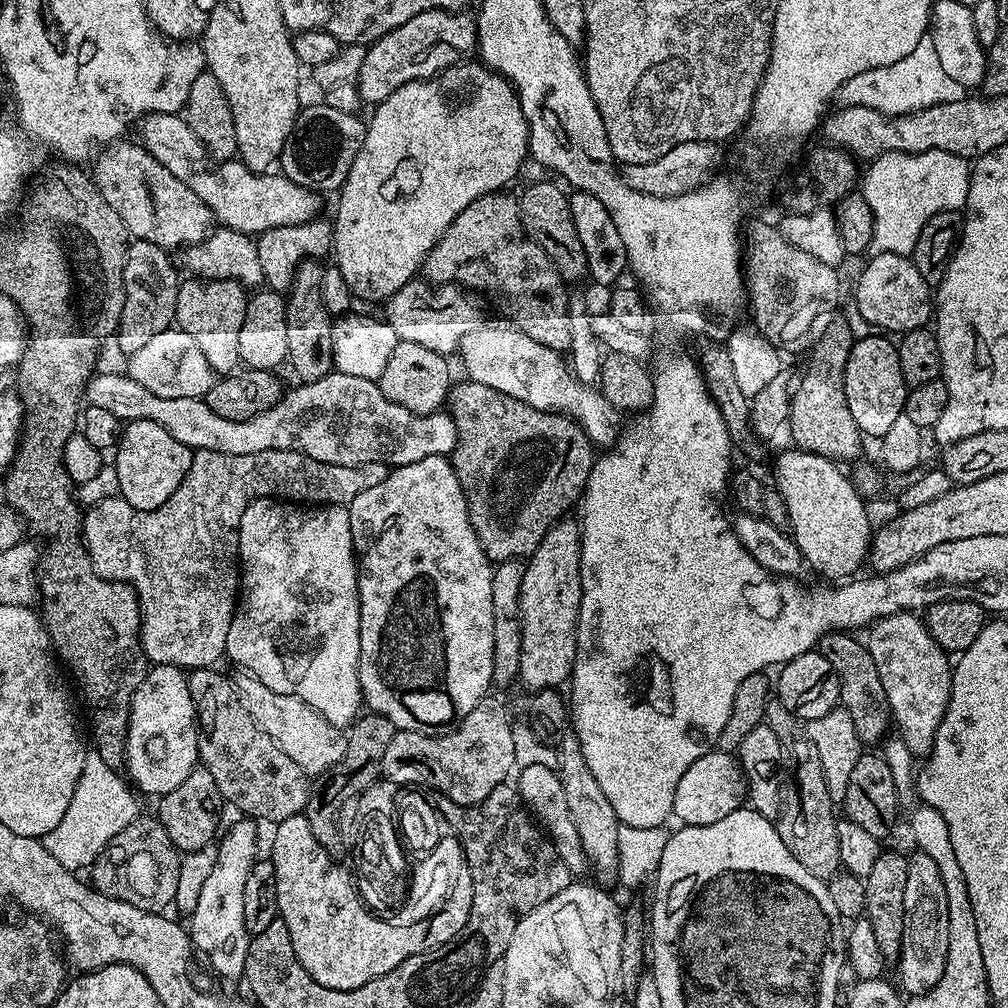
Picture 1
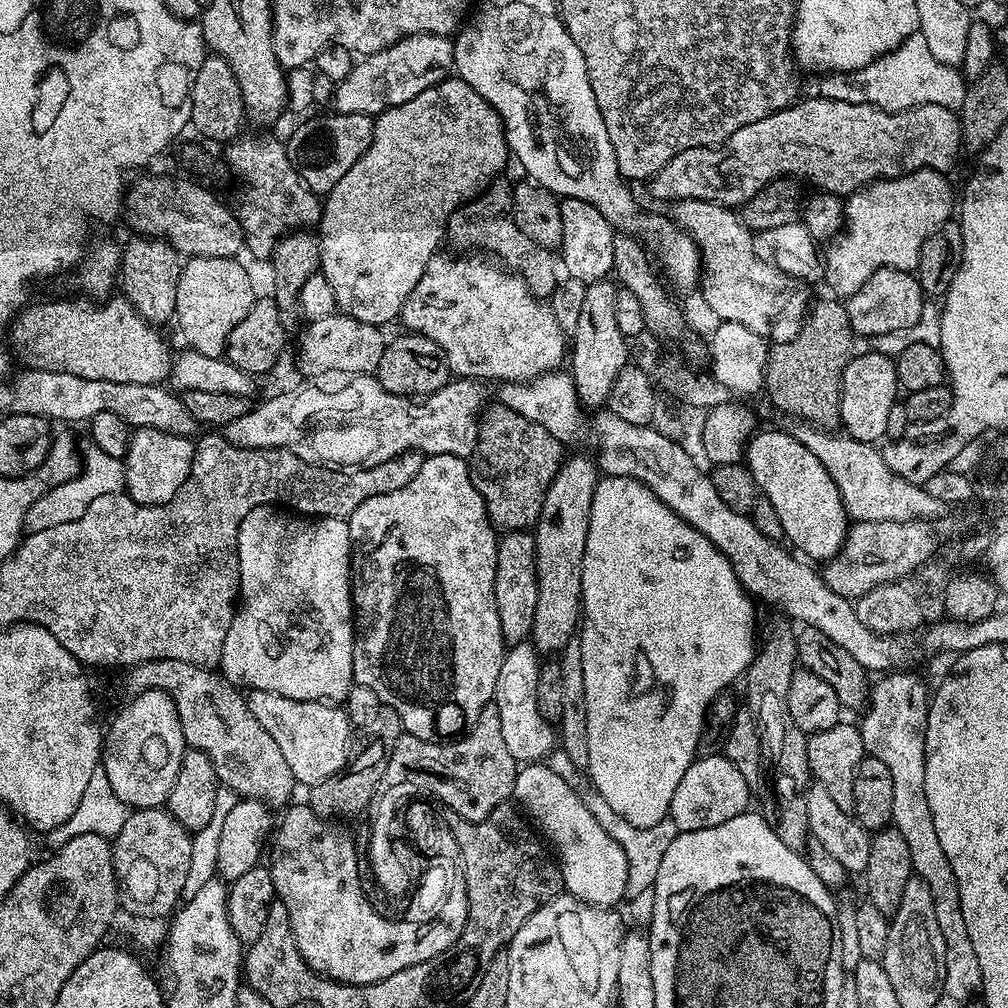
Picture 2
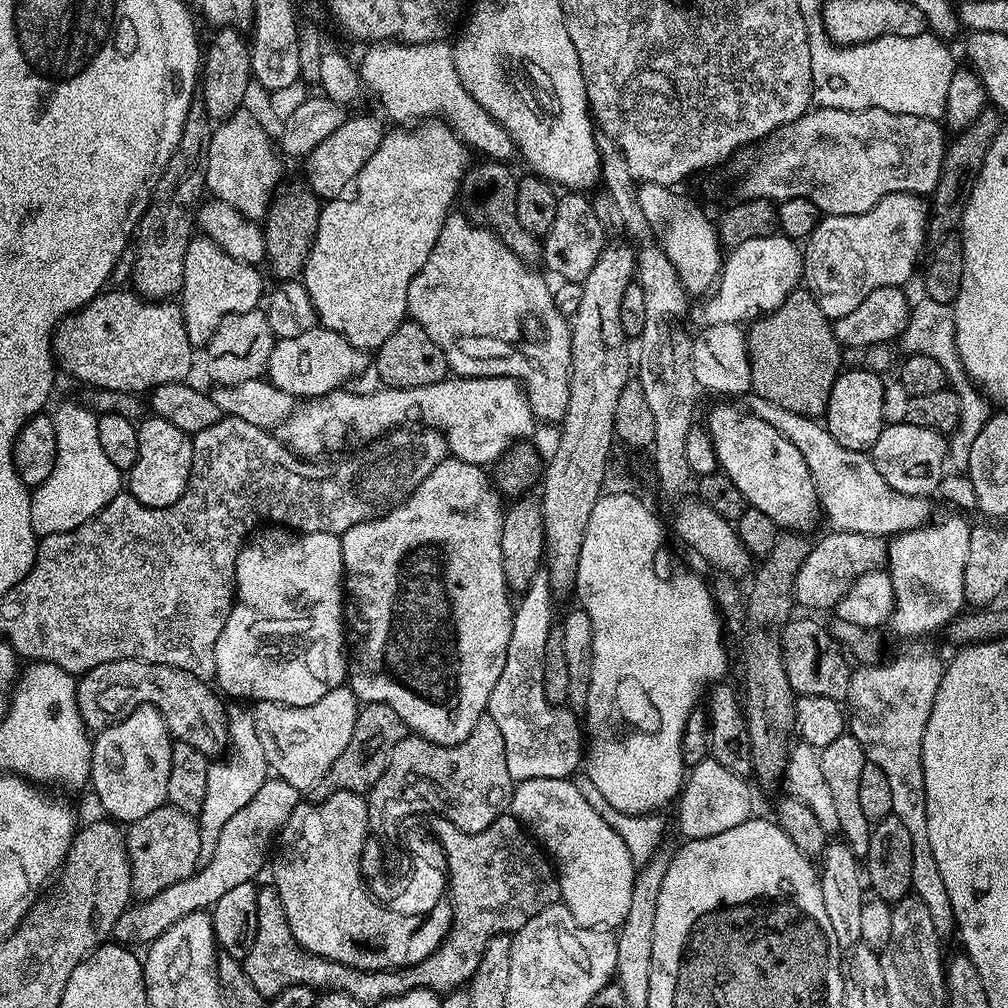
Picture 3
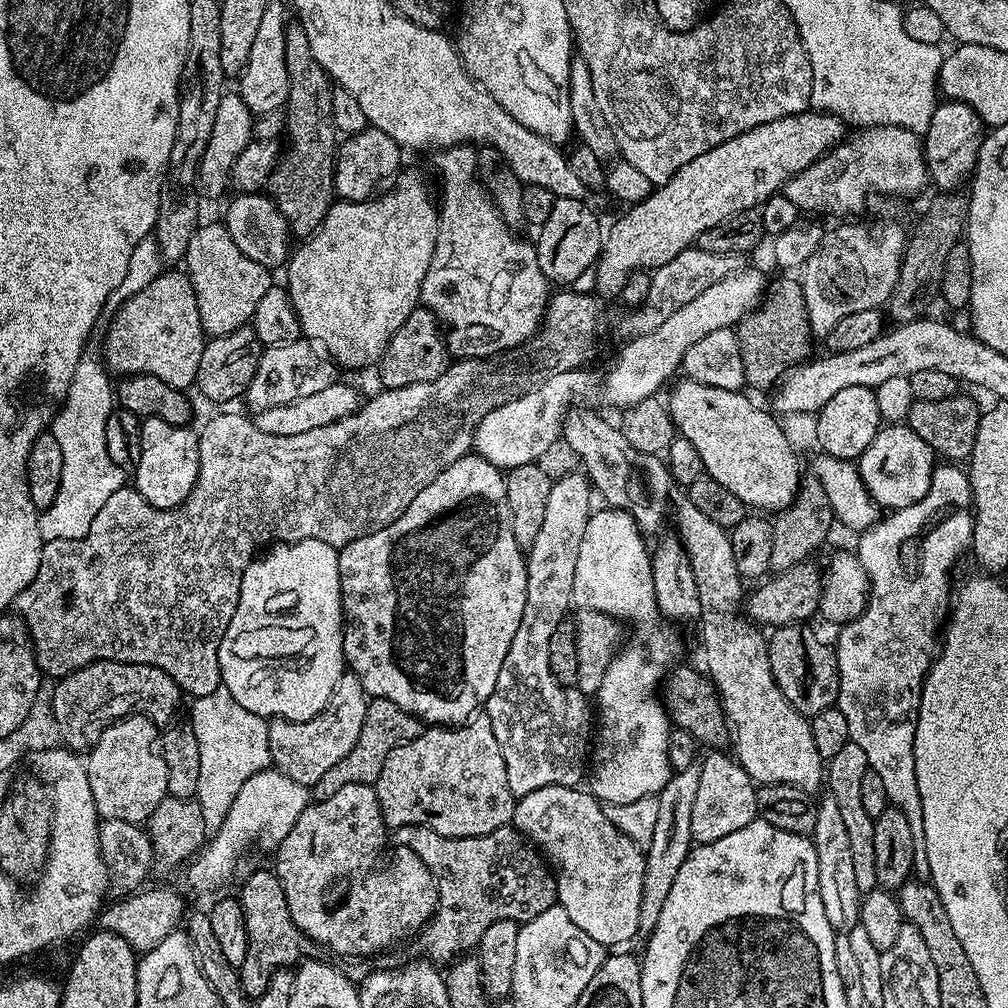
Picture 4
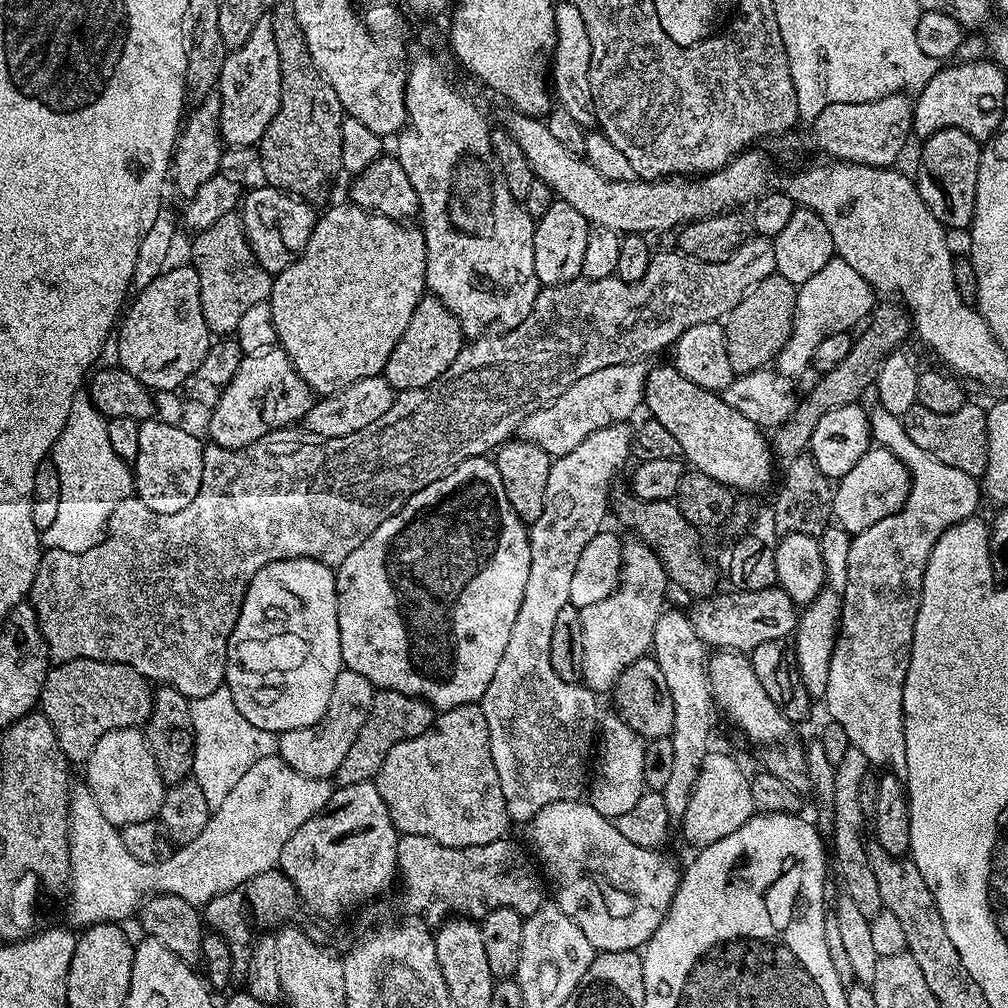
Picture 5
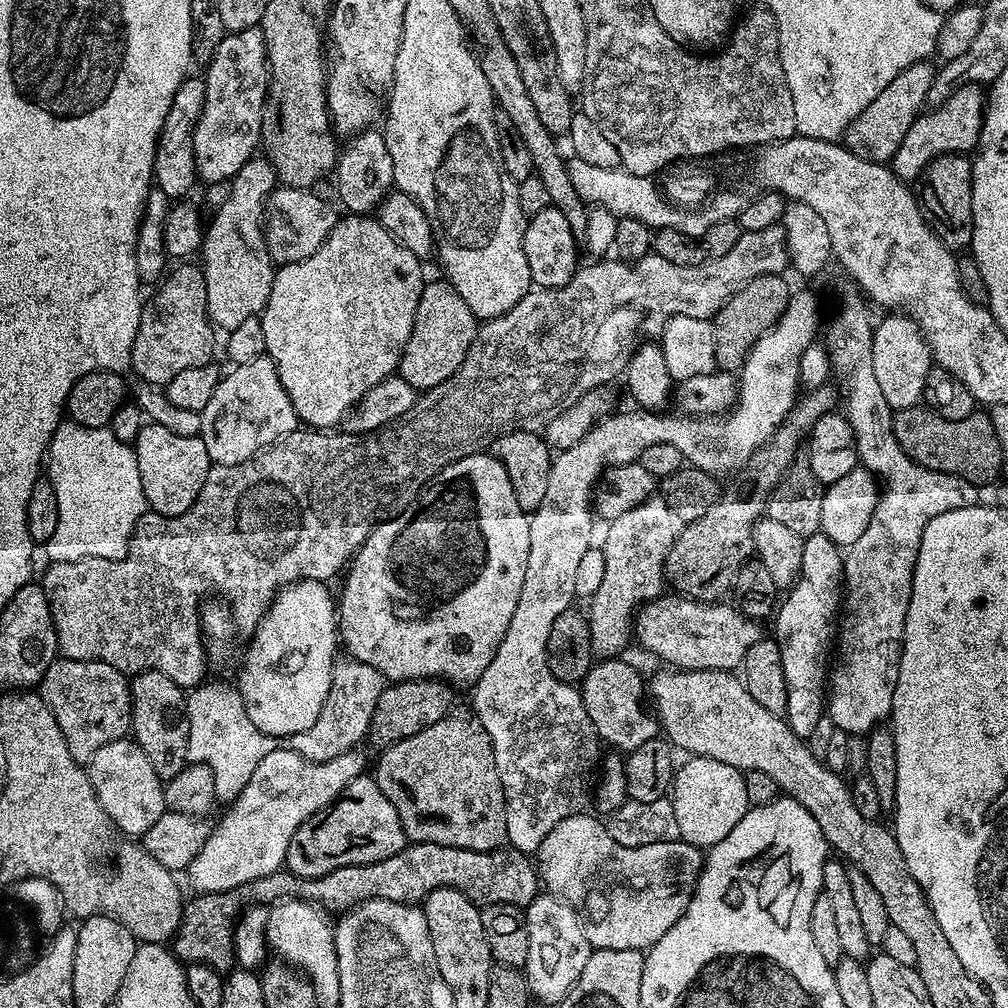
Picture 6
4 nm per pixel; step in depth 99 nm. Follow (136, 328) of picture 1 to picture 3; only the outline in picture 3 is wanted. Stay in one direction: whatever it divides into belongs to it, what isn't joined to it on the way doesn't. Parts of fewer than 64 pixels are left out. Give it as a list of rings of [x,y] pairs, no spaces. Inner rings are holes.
[[[192,103],[186,114],[186,122],[182,126],[182,138],[178,138],[178,146],[174,146],[174,154],[170,154],[170,162],[165,166],[164,172],[156,183],[154,199],[148,209],[144,211],[144,217],[140,219],[138,231],[134,236],[135,256],[130,284],[146,300],[167,301],[179,293],[184,281],[186,246],[192,241],[194,235],[194,229],[192,229],[192,224],[194,228],[194,212],[193,209],[191,212],[188,207],[192,203],[195,205],[206,192],[206,158],[210,150],[213,127],[213,121],[209,120],[208,111],[204,109],[203,103]]]

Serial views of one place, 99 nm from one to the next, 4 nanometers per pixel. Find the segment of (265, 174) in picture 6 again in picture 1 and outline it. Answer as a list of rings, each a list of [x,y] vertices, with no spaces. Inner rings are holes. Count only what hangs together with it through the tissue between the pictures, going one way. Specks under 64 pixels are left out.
[[[188,278],[178,290],[175,323],[194,342],[198,342],[198,350],[206,354],[206,362],[218,374],[232,374],[241,363],[238,354],[238,330],[242,330],[242,322],[246,318],[246,306],[250,296],[245,285],[236,280],[205,280]]]

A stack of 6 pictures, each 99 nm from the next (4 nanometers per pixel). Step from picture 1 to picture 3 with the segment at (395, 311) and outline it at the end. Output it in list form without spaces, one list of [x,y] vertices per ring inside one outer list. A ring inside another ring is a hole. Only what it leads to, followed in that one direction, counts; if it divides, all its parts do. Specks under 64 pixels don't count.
[[[453,211],[444,219],[444,225],[438,234],[438,242],[434,246],[434,250],[430,250],[430,258],[426,258],[426,263],[422,266],[422,270],[418,270],[418,274],[414,274],[414,278],[410,282],[410,290],[406,294],[408,316],[415,324],[422,326],[422,330],[426,330],[426,334],[430,334],[430,338],[434,338],[434,342],[438,342],[449,369],[455,375],[509,376],[512,380],[520,381],[528,397],[528,403],[531,404],[533,413],[539,419],[541,416],[544,420],[563,421],[564,415],[568,413],[568,403],[570,402],[572,330],[569,321],[555,306],[553,289],[536,273],[537,269],[533,265],[522,262],[522,258],[518,258],[518,254],[514,254],[514,250],[507,248],[496,233],[484,227],[483,224],[477,224],[476,221],[469,220],[463,211],[456,211]]]

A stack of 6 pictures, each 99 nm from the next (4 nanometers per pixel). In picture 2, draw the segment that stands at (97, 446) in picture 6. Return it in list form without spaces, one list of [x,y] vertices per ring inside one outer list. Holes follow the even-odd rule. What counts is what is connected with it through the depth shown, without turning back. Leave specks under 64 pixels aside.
[[[91,444],[85,445],[85,450],[84,447],[82,450],[82,465],[79,475],[72,481],[56,485],[48,493],[35,497],[29,503],[23,518],[24,529],[28,532],[37,532],[60,526],[65,522],[77,521],[96,498],[100,498],[103,494],[121,492],[124,489],[123,461],[110,457]]]

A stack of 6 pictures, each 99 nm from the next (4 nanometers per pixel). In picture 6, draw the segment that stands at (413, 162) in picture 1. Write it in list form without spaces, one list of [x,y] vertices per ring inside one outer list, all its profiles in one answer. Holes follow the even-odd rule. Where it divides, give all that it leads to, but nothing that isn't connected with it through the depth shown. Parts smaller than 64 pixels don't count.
[[[364,214],[337,219],[326,242],[310,258],[275,269],[270,298],[260,316],[266,338],[265,353],[278,370],[278,378],[301,425],[332,430],[378,382],[399,369],[400,355],[414,326],[414,310],[426,283],[422,262],[402,246],[380,221]]]

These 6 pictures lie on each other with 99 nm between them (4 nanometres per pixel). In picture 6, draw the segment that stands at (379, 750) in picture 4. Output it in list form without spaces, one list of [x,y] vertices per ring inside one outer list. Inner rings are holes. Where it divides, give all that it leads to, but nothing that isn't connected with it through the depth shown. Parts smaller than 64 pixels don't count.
[[[435,678],[389,683],[382,698],[378,698],[378,706],[374,708],[374,718],[368,727],[367,743],[372,743],[376,750],[383,750],[426,730],[426,726],[434,726],[434,722],[438,722],[454,707],[451,691],[453,689],[445,681]]]

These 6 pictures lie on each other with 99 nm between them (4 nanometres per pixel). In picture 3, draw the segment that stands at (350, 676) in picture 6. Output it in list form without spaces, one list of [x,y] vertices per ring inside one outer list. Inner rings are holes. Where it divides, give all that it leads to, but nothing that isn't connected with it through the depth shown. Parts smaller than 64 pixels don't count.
[[[351,688],[330,690],[326,698],[318,698],[310,706],[286,706],[278,702],[259,701],[252,712],[258,739],[268,759],[269,769],[290,785],[307,790],[321,783],[330,766],[338,762],[338,754],[346,750],[350,734],[354,734],[358,701]]]

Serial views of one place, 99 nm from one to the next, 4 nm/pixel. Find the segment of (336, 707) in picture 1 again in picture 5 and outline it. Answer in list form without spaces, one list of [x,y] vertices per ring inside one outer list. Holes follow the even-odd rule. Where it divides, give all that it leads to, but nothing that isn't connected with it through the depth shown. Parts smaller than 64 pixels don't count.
[[[305,556],[262,566],[262,570],[258,570],[258,574],[254,574],[248,583],[238,622],[228,637],[224,684],[230,690],[239,713],[251,725],[275,734],[314,726],[330,706],[330,694],[334,694],[343,663],[338,638],[335,571],[329,565]]]

